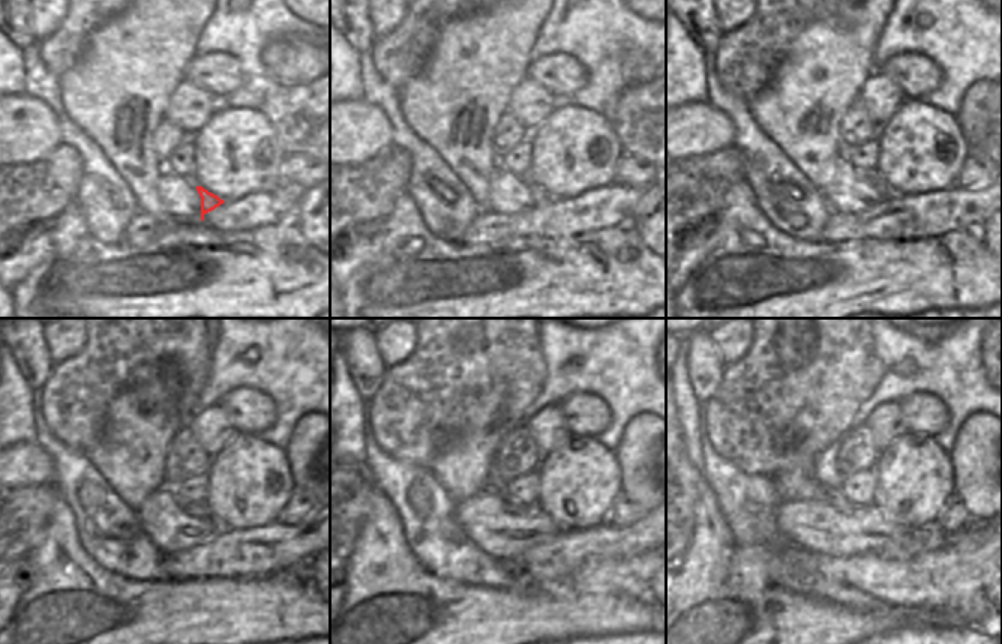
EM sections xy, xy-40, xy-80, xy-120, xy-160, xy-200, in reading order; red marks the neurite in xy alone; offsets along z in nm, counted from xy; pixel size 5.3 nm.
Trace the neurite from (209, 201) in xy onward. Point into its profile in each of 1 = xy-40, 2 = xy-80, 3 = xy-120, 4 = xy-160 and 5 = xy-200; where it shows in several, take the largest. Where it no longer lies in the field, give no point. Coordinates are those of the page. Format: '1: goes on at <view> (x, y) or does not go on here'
1: goes on at xy-40 (540, 195)
2: goes on at xy-80 (870, 176)
3: goes on at xy-120 (197, 509)
4: goes on at xy-160 (512, 506)
5: goes on at xy-200 (834, 497)

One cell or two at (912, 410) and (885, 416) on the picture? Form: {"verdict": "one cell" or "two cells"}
{"verdict": "two cells"}

